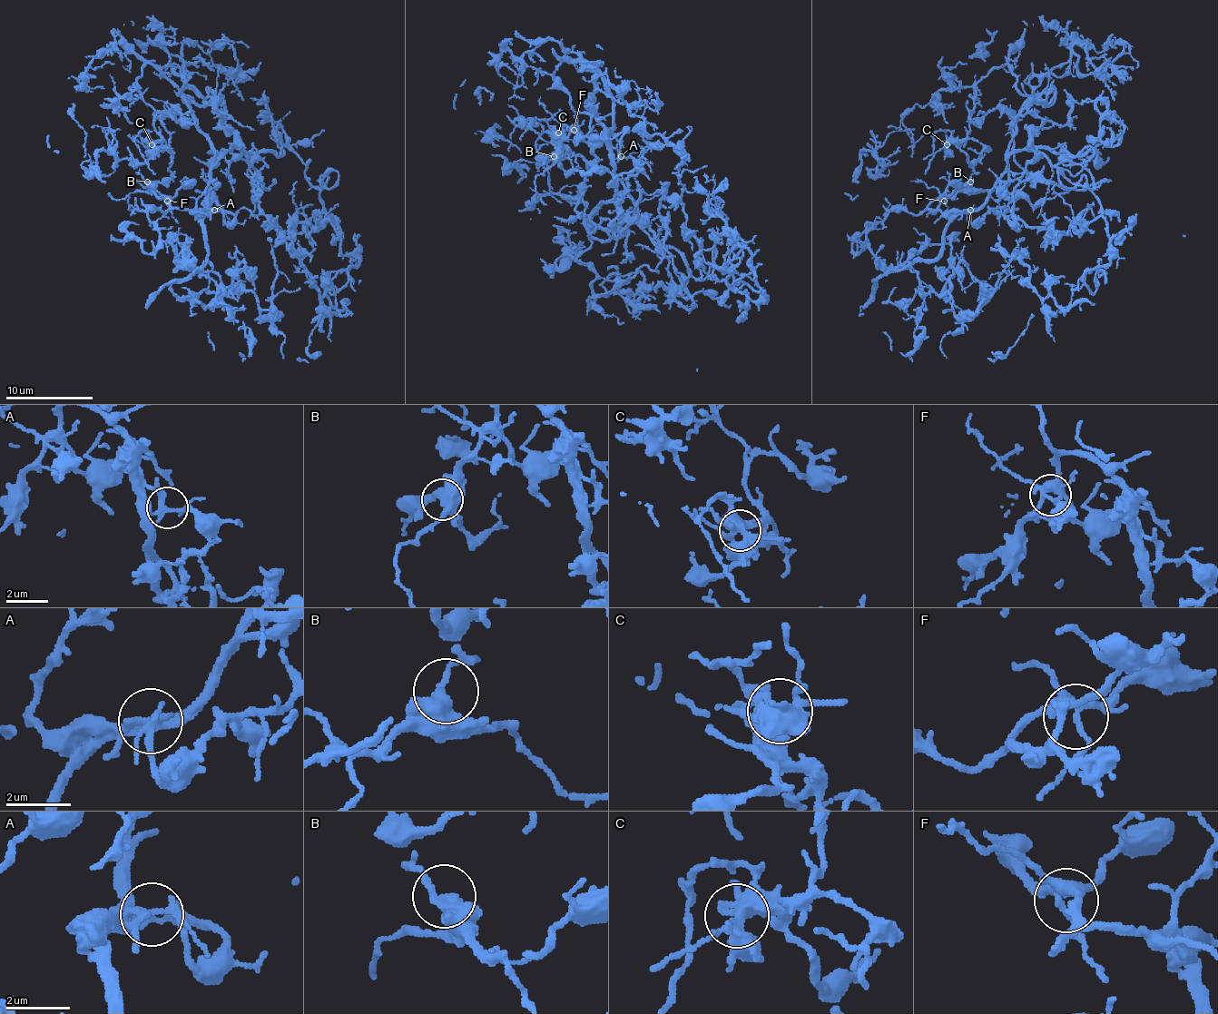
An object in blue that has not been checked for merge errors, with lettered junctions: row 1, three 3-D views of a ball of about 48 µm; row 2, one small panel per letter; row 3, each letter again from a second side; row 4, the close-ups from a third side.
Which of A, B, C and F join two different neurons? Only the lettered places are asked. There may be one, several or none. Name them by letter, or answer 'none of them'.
none of them

